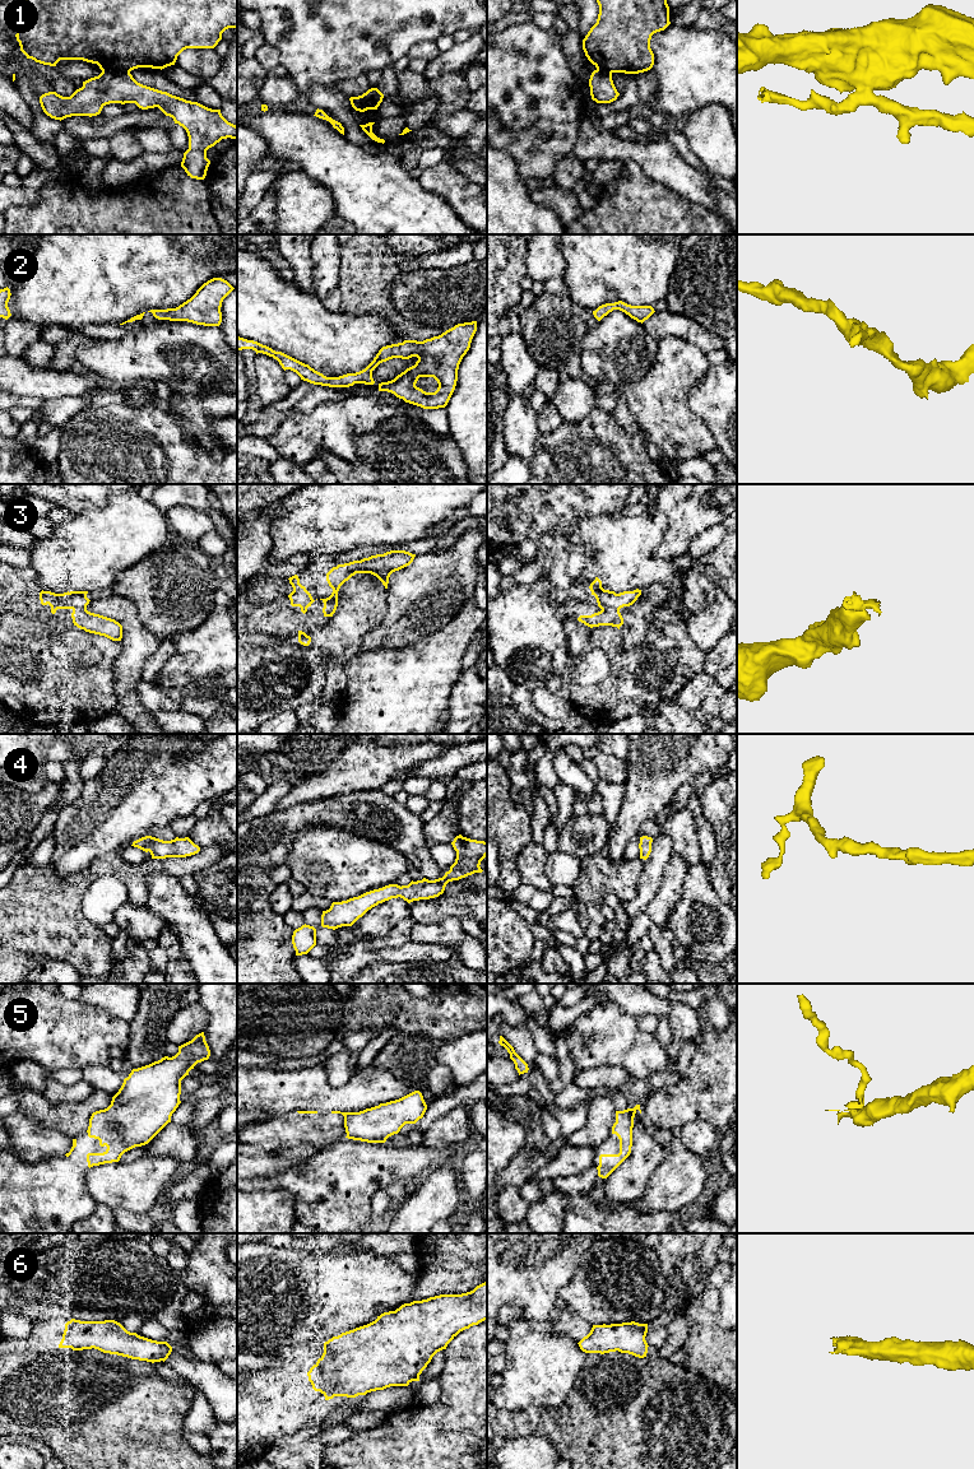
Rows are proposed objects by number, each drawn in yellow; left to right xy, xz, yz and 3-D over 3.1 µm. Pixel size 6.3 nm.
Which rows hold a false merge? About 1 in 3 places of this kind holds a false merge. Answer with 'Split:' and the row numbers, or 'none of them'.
Split: 1, 5

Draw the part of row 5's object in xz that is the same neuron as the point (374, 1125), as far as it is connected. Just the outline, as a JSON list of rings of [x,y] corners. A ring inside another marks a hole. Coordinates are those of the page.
[[[414,1091],[399,1100],[380,1103],[360,1112],[345,1112],[345,1138],[367,1143],[385,1143],[405,1124],[416,1124],[422,1119],[426,1110],[427,1105],[422,1093]]]

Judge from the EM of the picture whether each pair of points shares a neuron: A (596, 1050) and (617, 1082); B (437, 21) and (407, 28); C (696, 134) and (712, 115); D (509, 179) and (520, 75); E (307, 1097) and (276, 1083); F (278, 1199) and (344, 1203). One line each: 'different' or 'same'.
A: different
B: same
C: same
D: different
E: same
F: different

